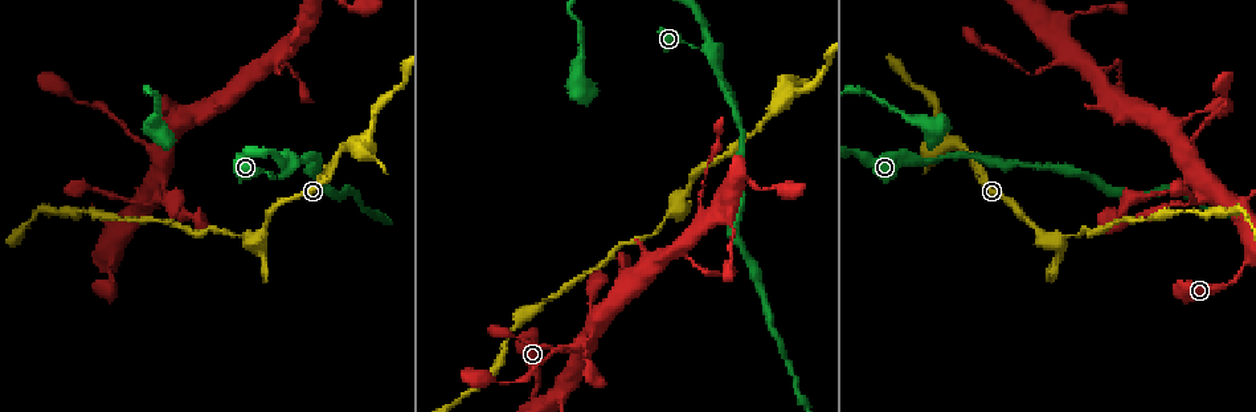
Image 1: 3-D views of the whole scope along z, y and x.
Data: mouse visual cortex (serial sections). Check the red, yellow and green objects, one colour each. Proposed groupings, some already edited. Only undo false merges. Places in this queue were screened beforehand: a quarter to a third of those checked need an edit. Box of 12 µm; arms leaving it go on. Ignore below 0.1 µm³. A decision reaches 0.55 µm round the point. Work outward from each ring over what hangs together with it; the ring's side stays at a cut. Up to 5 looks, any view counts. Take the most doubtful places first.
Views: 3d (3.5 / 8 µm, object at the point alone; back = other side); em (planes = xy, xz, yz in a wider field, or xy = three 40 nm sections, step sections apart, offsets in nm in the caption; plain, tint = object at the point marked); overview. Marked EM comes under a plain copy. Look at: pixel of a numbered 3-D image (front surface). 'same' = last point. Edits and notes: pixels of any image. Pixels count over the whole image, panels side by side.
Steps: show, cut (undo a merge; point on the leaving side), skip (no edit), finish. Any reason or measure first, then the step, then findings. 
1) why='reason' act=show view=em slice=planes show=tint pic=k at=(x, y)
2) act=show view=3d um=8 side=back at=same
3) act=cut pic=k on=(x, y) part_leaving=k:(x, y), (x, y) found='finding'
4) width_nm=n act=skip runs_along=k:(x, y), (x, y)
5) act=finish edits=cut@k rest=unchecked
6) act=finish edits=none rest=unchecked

why='three arms meet' act=show view=3d um=8 pic=1 at=(710, 42)

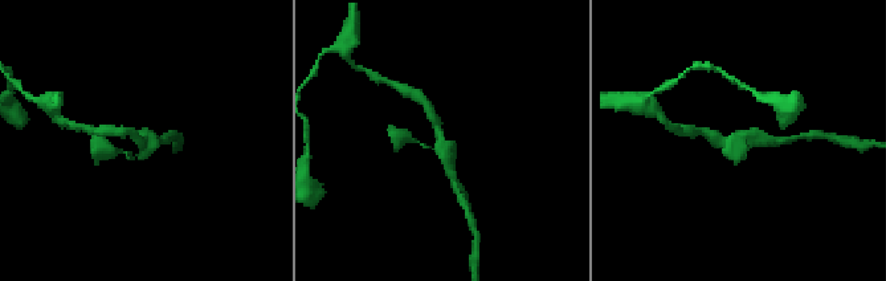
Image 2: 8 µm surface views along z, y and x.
arms=3 arm_widths_nm=100,250,250 act=show view=em slice=xy step=2 show=tint pic=2 at=(145, 147)

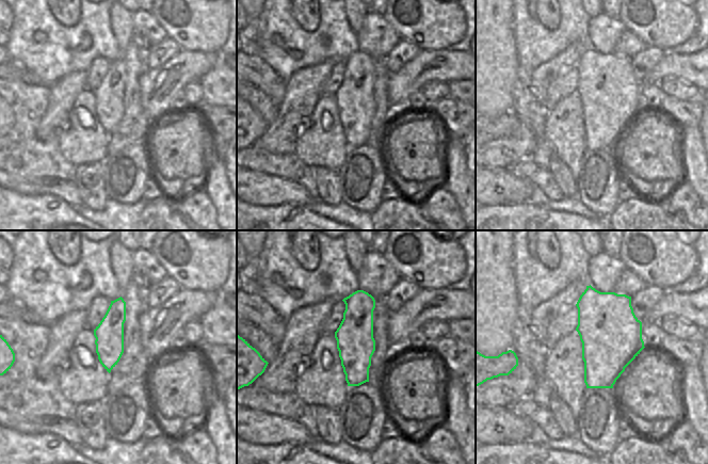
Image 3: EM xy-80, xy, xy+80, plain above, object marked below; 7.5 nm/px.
act=skip runs_along=2:(411, 139), (425, 146), (445, 145), (452, 175) found='one cell here'

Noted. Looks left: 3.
why='thick turns thin' act=show view=3d um=3.5 pic=1 at=(579, 345)

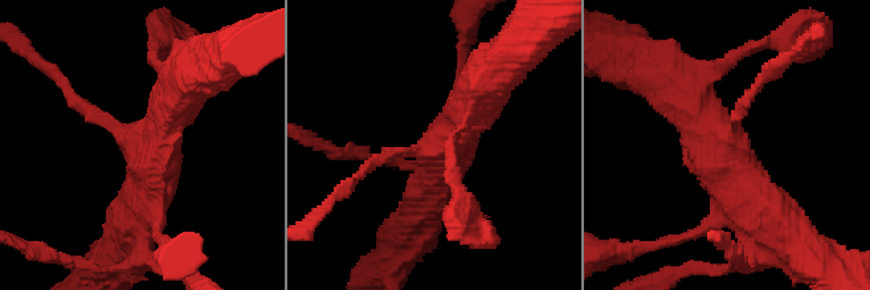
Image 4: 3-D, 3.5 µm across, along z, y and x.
arms=3 arm_widths_nm=150,500,500 why='need the tissue' act=show view=em slice=xy step=2 show=tint pic=4 at=(131, 137)

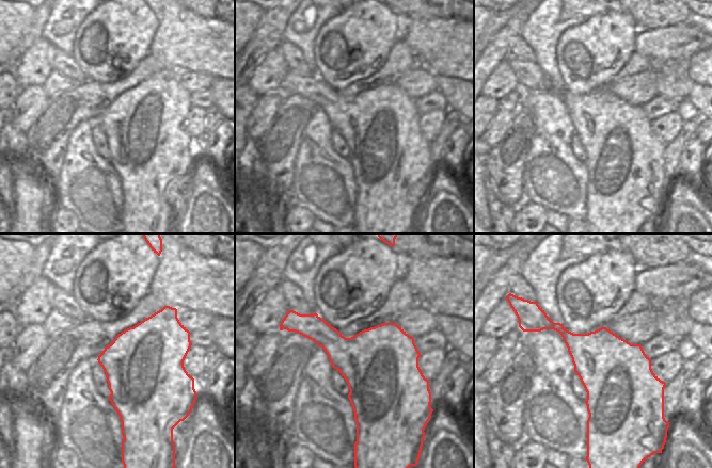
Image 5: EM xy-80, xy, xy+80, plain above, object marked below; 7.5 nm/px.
act=skip runs_along=4:(770, 212), (668, 82) found='all the same cell'

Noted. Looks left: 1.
act=finish edits=none rest=unchecked

